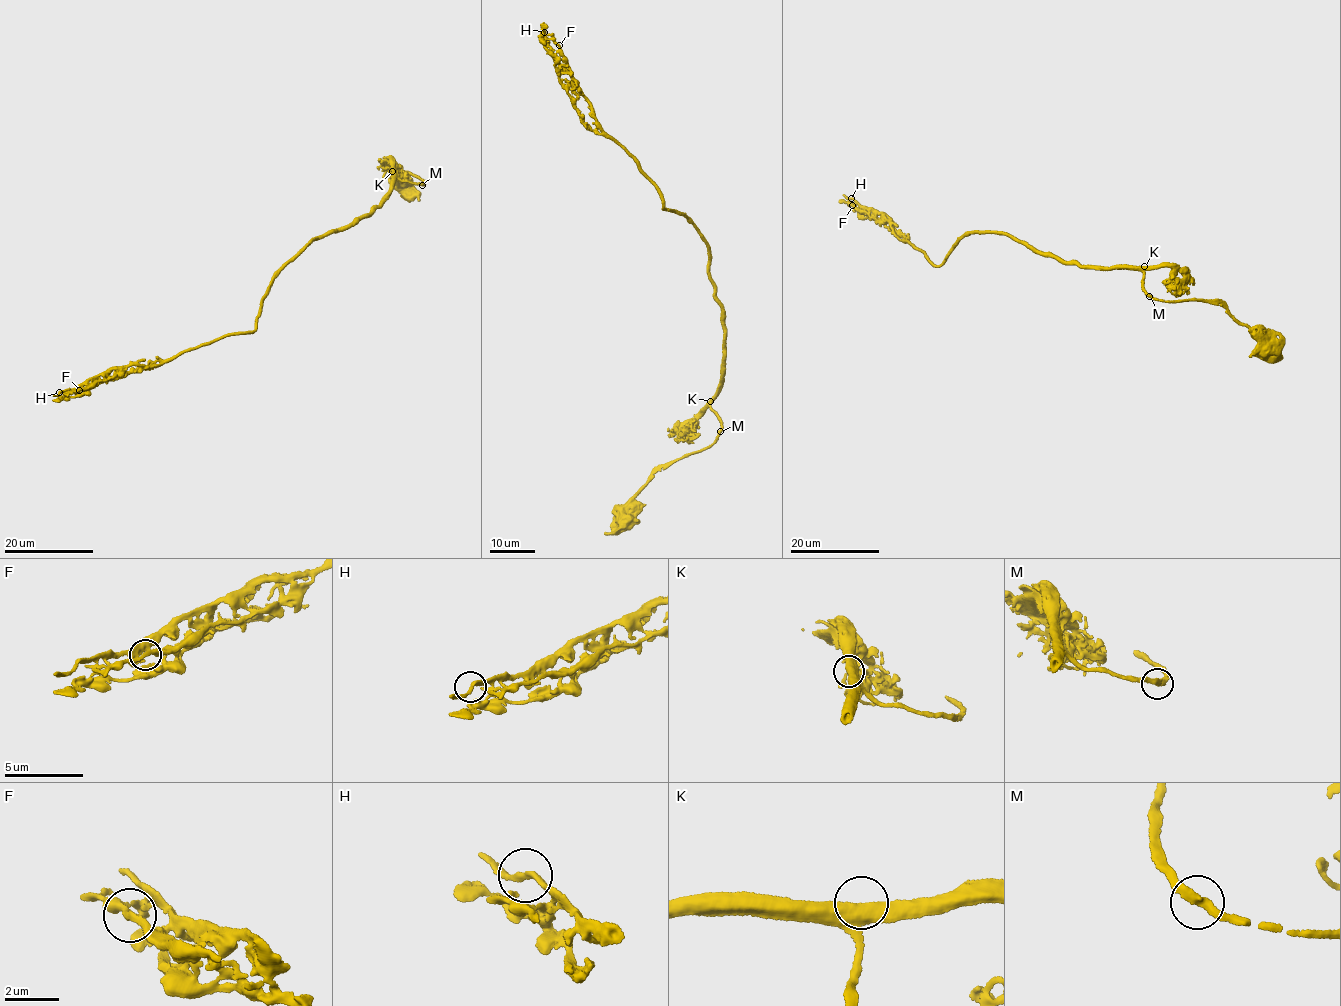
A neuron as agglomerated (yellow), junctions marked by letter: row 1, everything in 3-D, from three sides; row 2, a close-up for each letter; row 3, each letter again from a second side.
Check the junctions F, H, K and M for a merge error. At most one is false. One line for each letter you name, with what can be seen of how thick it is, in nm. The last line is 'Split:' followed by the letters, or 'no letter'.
Split: no letter

